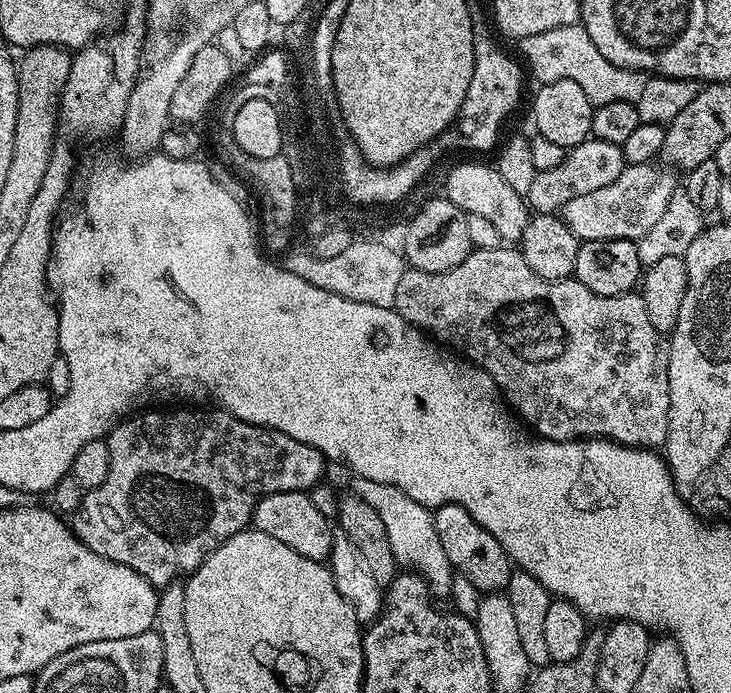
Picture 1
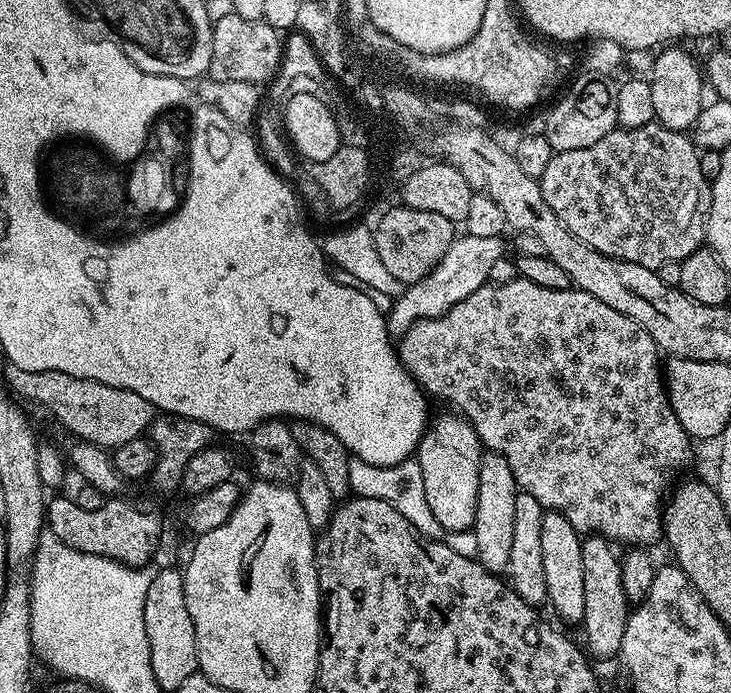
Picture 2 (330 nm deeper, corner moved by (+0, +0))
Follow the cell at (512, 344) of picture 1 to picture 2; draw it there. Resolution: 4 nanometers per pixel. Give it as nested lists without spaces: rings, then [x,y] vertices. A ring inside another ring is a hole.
[[[517,278],[505,284],[484,284],[470,298],[462,298],[449,312],[428,320],[414,321],[398,340],[398,355],[404,369],[411,374],[416,383],[424,389],[429,397],[437,396],[440,400],[449,400],[459,415],[469,420],[478,434],[481,445],[489,452],[502,454],[514,470],[516,487],[519,491],[538,498],[544,509],[550,512],[561,512],[581,534],[595,534],[619,542],[624,546],[648,546],[655,536],[662,532],[662,513],[670,489],[677,483],[680,471],[692,460],[692,437],[682,430],[682,422],[668,404],[665,381],[662,379],[662,353],[657,348],[654,338],[626,314],[618,314],[614,306],[598,302],[594,294],[586,294],[573,286],[562,290],[546,290],[546,286],[534,286],[534,282]]]

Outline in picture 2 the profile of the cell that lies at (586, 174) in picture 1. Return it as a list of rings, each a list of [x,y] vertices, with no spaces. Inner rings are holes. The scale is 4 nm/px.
[[[658,123],[641,128],[615,127],[606,138],[582,150],[553,152],[546,174],[539,179],[542,198],[550,210],[586,246],[615,260],[634,262],[646,268],[663,269],[666,262],[679,262],[705,243],[704,221],[710,182],[702,174],[702,162],[693,137]]]

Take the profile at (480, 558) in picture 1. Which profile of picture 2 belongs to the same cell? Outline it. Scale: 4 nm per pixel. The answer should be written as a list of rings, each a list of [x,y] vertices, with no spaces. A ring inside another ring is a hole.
[[[459,414],[453,416],[440,416],[431,421],[424,430],[424,436],[420,439],[414,453],[418,466],[422,466],[422,483],[426,489],[426,502],[438,518],[438,526],[444,528],[445,533],[467,532],[474,522],[476,503],[478,502],[478,466],[482,455],[482,445],[474,426],[469,420]]]

